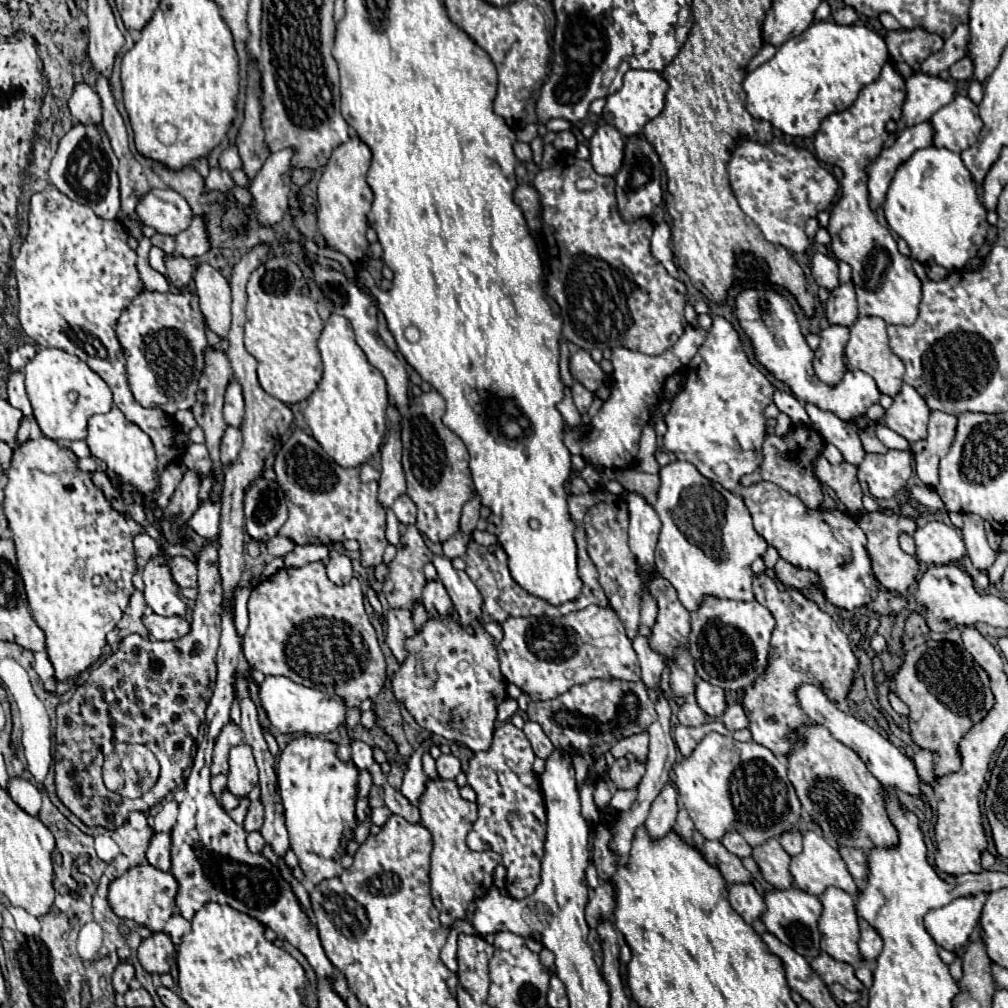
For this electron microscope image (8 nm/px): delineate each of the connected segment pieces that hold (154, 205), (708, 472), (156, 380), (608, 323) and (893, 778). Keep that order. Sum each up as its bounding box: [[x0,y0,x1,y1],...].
[[136,190,192,234],[664,316,776,492],[116,292,208,414],[534,156,686,354],[798,686,920,794]]

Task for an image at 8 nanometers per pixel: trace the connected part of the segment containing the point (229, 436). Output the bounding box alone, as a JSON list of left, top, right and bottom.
[220,426,242,466]

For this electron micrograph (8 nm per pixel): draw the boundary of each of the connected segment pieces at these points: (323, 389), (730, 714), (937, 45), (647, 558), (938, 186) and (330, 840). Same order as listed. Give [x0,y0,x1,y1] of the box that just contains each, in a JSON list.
[[304,314,386,468],[722,704,748,732],[886,28,944,70],[626,492,660,572],[884,146,988,270],[278,736,358,884]]

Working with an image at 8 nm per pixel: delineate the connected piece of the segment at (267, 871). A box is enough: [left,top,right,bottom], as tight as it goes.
[172,612,334,978]

